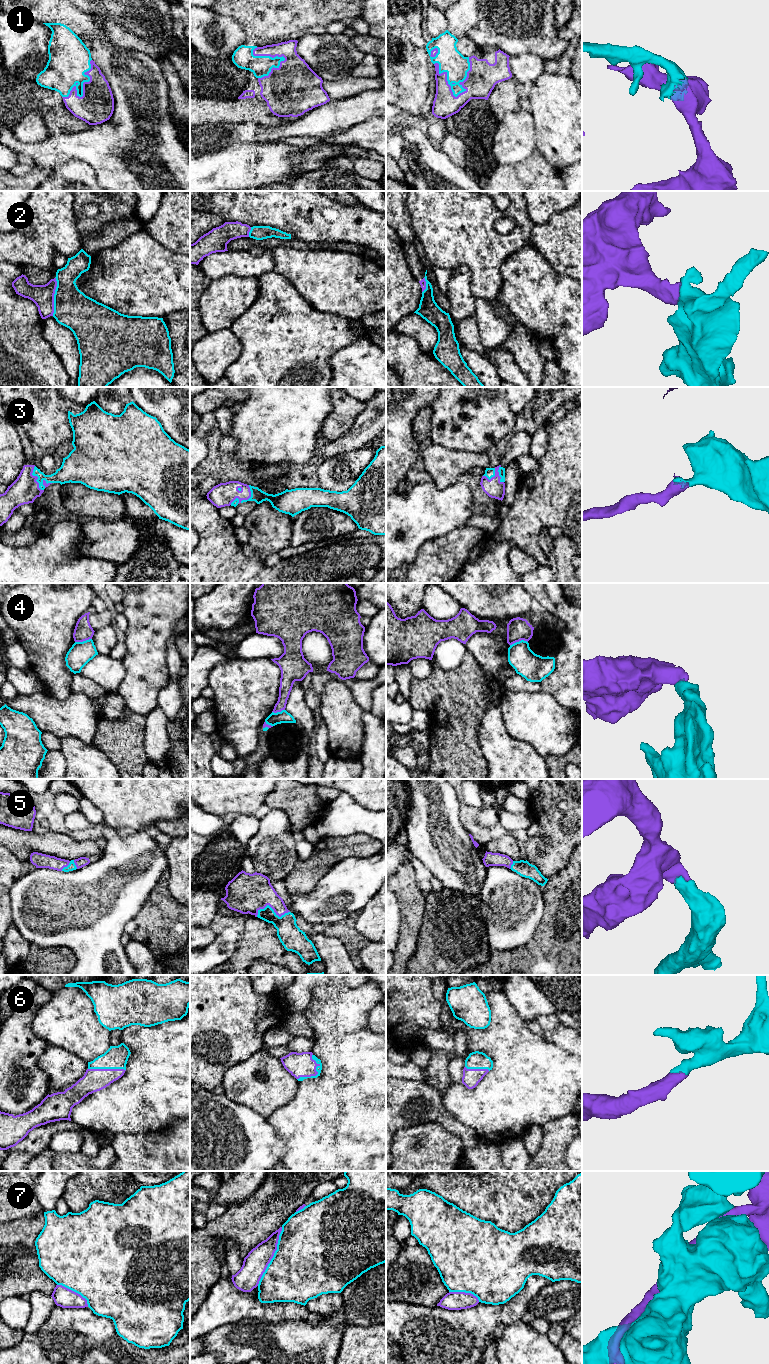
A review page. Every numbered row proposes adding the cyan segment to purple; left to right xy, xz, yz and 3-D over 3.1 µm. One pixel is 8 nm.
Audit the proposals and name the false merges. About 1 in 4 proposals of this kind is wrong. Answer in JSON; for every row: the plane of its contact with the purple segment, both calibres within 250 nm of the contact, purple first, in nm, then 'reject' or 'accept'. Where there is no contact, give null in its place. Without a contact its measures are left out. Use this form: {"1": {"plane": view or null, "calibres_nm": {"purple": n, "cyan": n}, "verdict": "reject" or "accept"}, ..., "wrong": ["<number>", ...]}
{"1": {"plane": "yz", "calibres_nm": {"purple": 220, "cyan": 200}, "verdict": "accept"}, "2": {"plane": "xy", "calibres_nm": {"purple": 180, "cyan": 300}, "verdict": "reject"}, "3": {"plane": "xz", "calibres_nm": {"purple": 190, "cyan": 110}, "verdict": "accept"}, "4": {"plane": "yz", "calibres_nm": {"purple": 180, "cyan": 220}, "verdict": "reject"}, "5": {"plane": "xz", "calibres_nm": {"purple": 320, "cyan": 180}, "verdict": "accept"}, "6": {"plane": "xz", "calibres_nm": {"purple": 190, "cyan": 50}, "verdict": "accept"}, "7": {"plane": "xz", "calibres_nm": {"purple": 190, "cyan": 500}, "verdict": "accept"}, "wrong": ["2", "4"]}

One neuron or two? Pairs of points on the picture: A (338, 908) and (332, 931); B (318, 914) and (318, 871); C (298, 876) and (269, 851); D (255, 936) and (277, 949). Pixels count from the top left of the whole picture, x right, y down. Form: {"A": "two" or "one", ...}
{"A": "two", "B": "two", "C": "two", "D": "one"}

